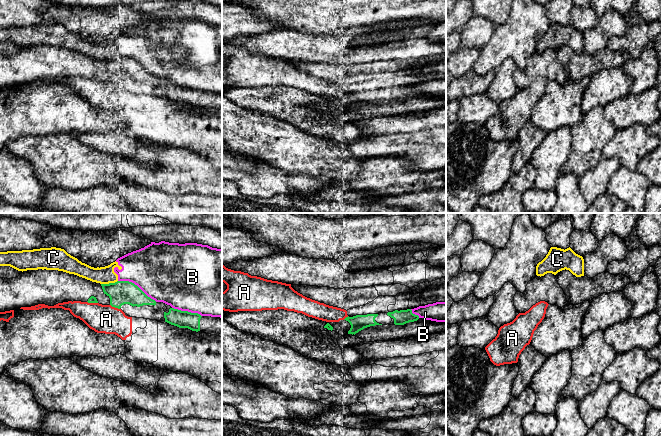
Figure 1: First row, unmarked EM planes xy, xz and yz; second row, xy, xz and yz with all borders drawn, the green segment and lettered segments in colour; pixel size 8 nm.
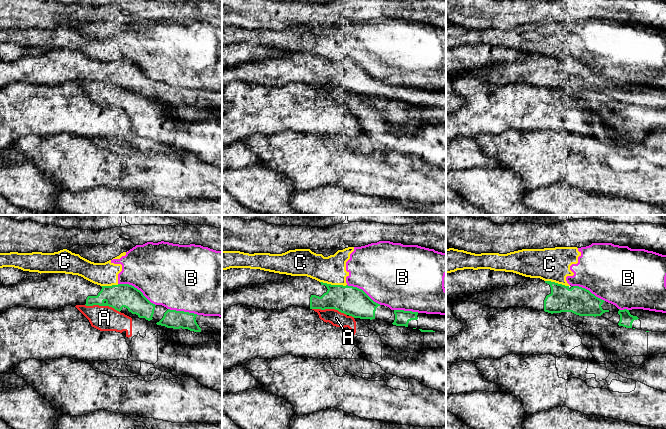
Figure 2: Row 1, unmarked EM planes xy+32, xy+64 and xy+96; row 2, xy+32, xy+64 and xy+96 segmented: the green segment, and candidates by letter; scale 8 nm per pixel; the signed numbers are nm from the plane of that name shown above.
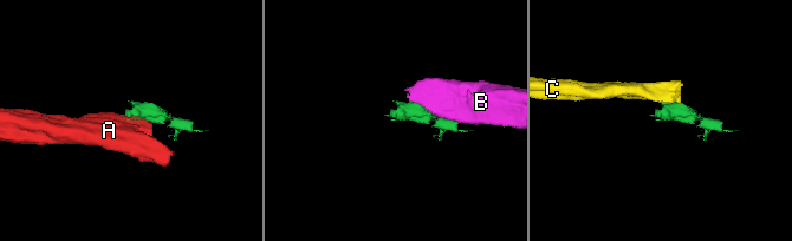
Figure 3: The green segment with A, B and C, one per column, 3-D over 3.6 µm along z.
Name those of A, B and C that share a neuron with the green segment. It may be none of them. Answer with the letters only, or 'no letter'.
no letter

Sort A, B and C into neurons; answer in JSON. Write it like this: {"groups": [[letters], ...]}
{"groups": [["A"], ["B", "C"]]}

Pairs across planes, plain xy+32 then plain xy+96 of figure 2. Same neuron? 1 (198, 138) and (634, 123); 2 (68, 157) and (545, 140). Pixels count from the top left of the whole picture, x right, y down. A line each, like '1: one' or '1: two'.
1: two
2: one

